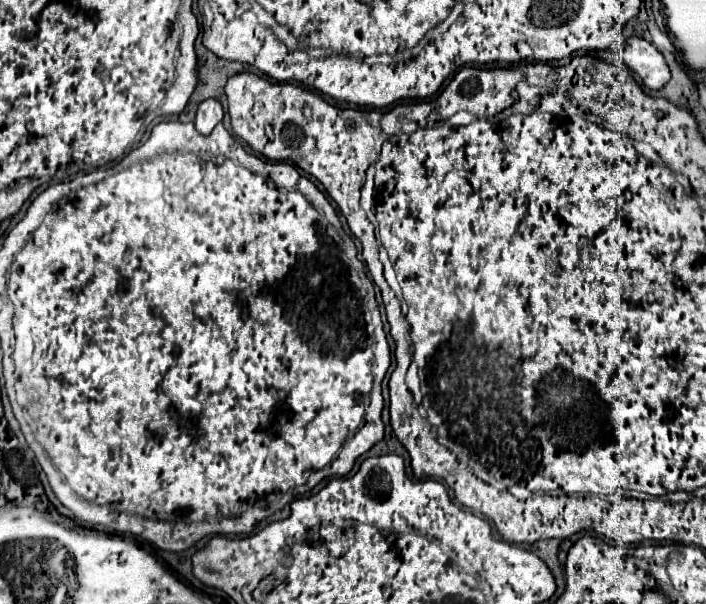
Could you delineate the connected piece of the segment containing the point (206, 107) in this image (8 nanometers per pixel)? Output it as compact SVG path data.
M204 100L198 104L198 110L196 110L196 120L194 120L194 126L200 134L210 134L214 130L214 126L222 120L222 106L218 100Z

